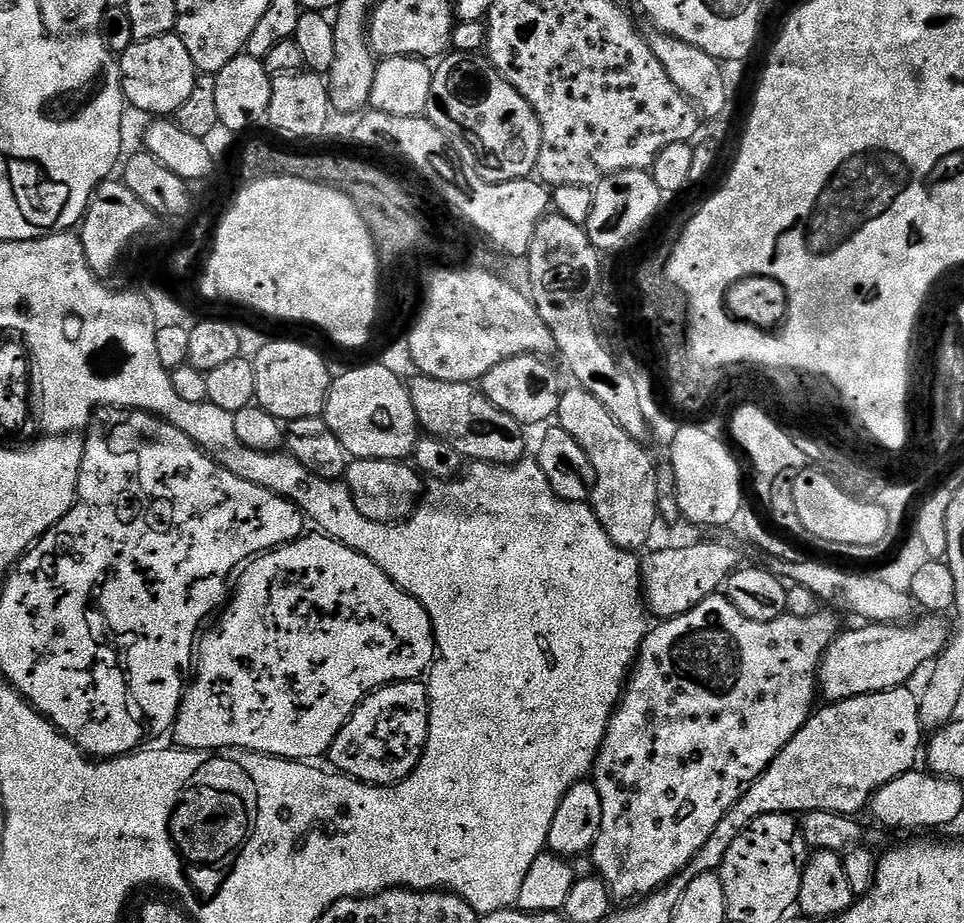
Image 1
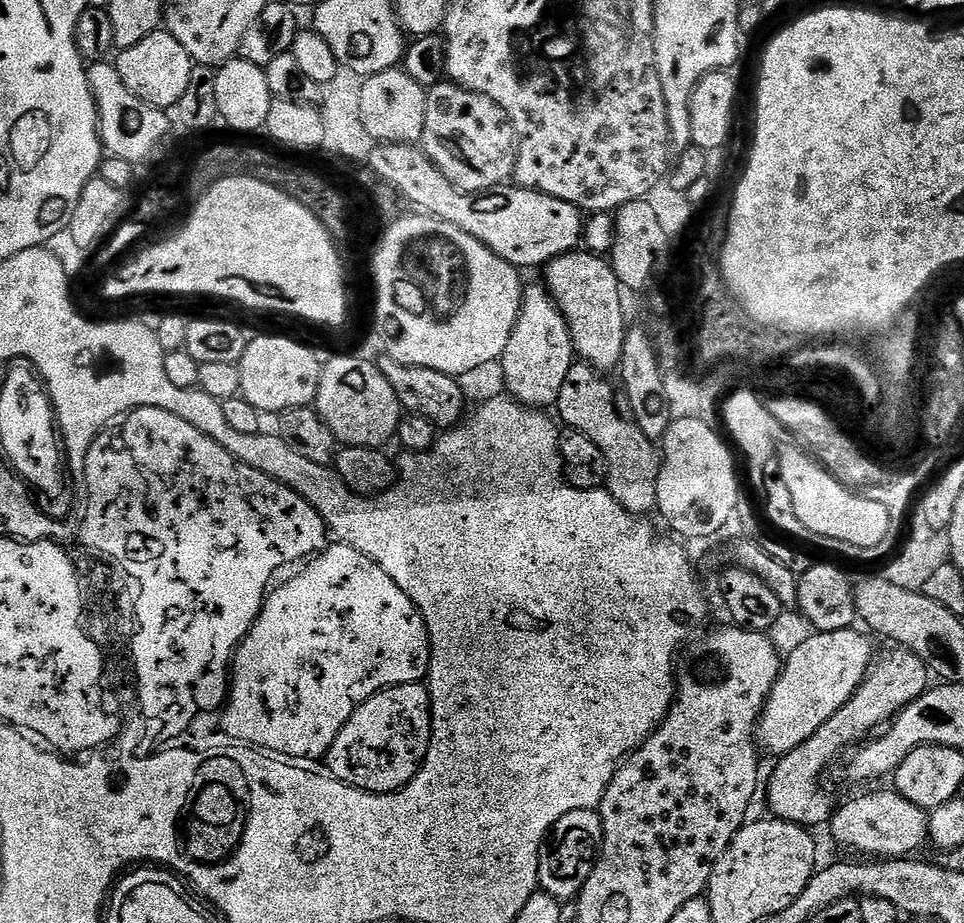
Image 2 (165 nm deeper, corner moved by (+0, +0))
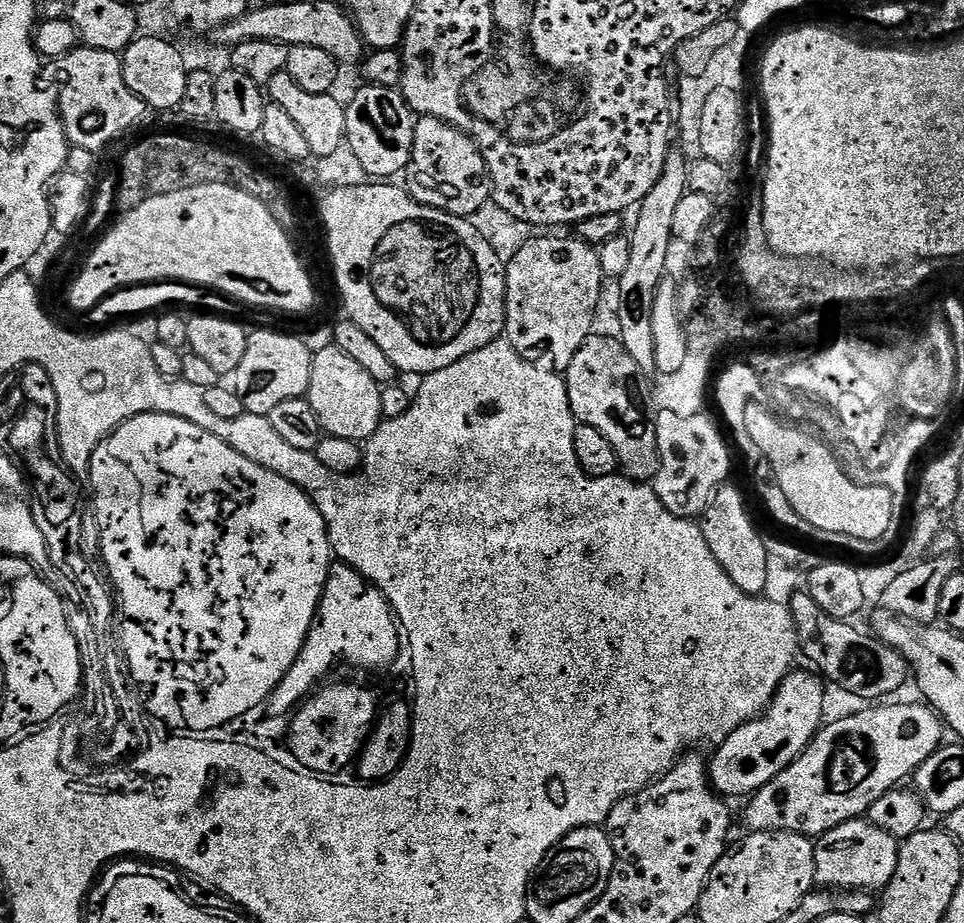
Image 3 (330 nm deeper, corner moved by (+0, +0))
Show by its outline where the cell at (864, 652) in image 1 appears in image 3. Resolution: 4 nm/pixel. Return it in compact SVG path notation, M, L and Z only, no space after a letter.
M793 670L778 686L768 708L756 719L738 726L730 738L726 738L710 756L707 765L708 778L715 791L725 798L731 796L751 797L782 770L786 770L806 750L806 746L822 727L824 716L824 688L826 684L815 671Z

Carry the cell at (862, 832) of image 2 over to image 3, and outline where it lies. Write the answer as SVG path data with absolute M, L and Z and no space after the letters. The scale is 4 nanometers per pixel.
M866 818L847 820L815 841L816 883L824 890L883 890L898 870L900 844Z

